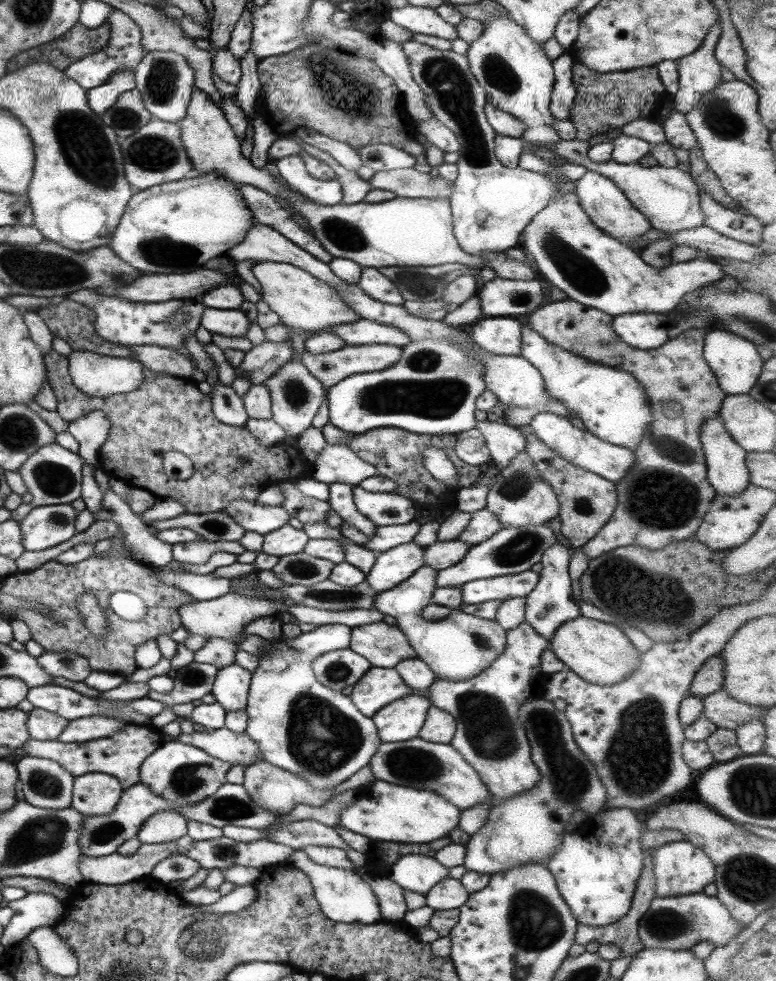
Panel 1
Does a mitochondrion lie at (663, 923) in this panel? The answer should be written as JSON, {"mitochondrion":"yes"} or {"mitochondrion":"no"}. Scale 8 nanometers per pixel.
{"mitochondrion":"yes"}

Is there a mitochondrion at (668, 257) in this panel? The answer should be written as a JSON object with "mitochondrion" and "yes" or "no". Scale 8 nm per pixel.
{"mitochondrion":"no"}

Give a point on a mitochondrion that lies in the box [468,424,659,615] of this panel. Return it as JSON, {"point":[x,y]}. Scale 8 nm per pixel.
{"point":[518,549]}

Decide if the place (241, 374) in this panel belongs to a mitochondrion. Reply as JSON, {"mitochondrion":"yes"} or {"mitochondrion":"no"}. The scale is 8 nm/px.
{"mitochondrion":"no"}

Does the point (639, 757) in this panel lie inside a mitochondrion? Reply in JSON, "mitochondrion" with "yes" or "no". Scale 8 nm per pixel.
{"mitochondrion":"yes"}

